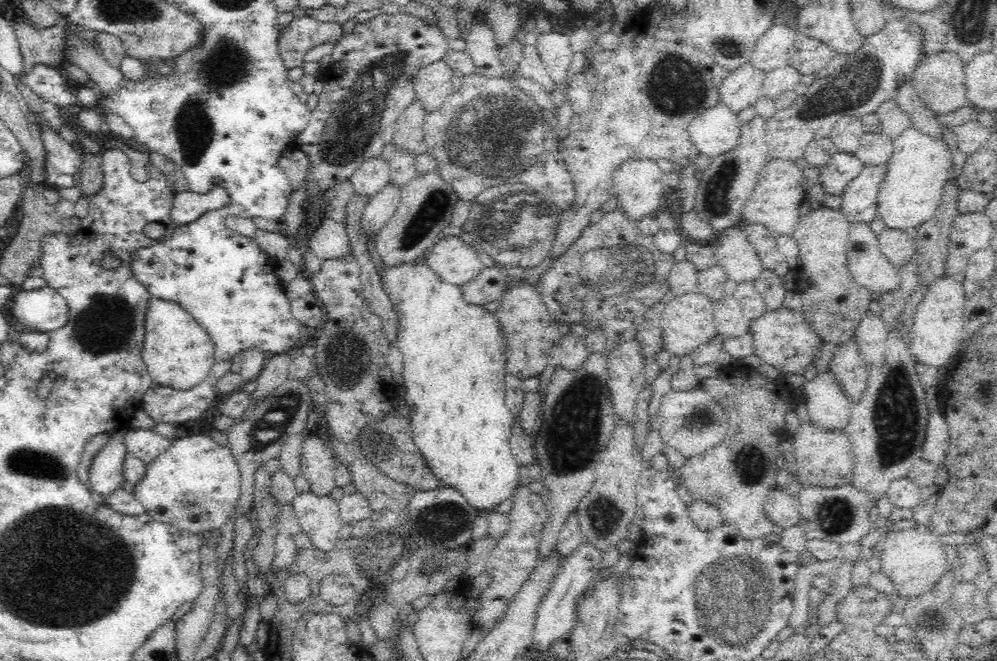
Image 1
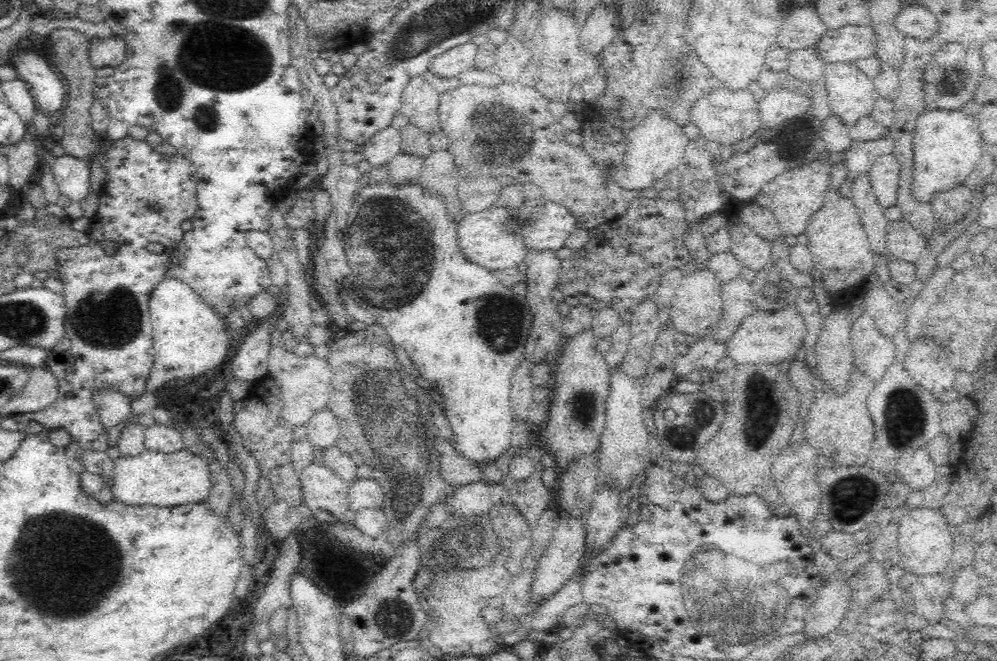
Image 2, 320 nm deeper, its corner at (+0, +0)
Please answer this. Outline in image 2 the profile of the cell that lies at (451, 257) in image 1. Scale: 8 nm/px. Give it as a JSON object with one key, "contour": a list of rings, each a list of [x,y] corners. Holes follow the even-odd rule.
{"contour":[[[491,207],[478,213],[464,214],[458,225],[459,251],[470,262],[488,270],[518,267],[525,262],[529,249],[524,244],[524,237],[513,228],[517,214],[518,208],[503,207]]]}

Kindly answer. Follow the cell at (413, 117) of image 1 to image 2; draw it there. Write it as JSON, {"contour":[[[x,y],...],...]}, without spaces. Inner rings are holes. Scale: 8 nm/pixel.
{"contour":[[[423,76],[411,77],[401,96],[401,112],[409,122],[431,134],[440,131],[439,93]]]}

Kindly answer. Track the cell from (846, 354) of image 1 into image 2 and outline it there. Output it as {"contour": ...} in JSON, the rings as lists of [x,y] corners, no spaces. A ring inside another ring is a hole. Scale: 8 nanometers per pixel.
{"contour":[[[862,314],[851,330],[853,366],[872,380],[880,380],[886,368],[894,362],[894,344],[876,326],[873,317]]]}

